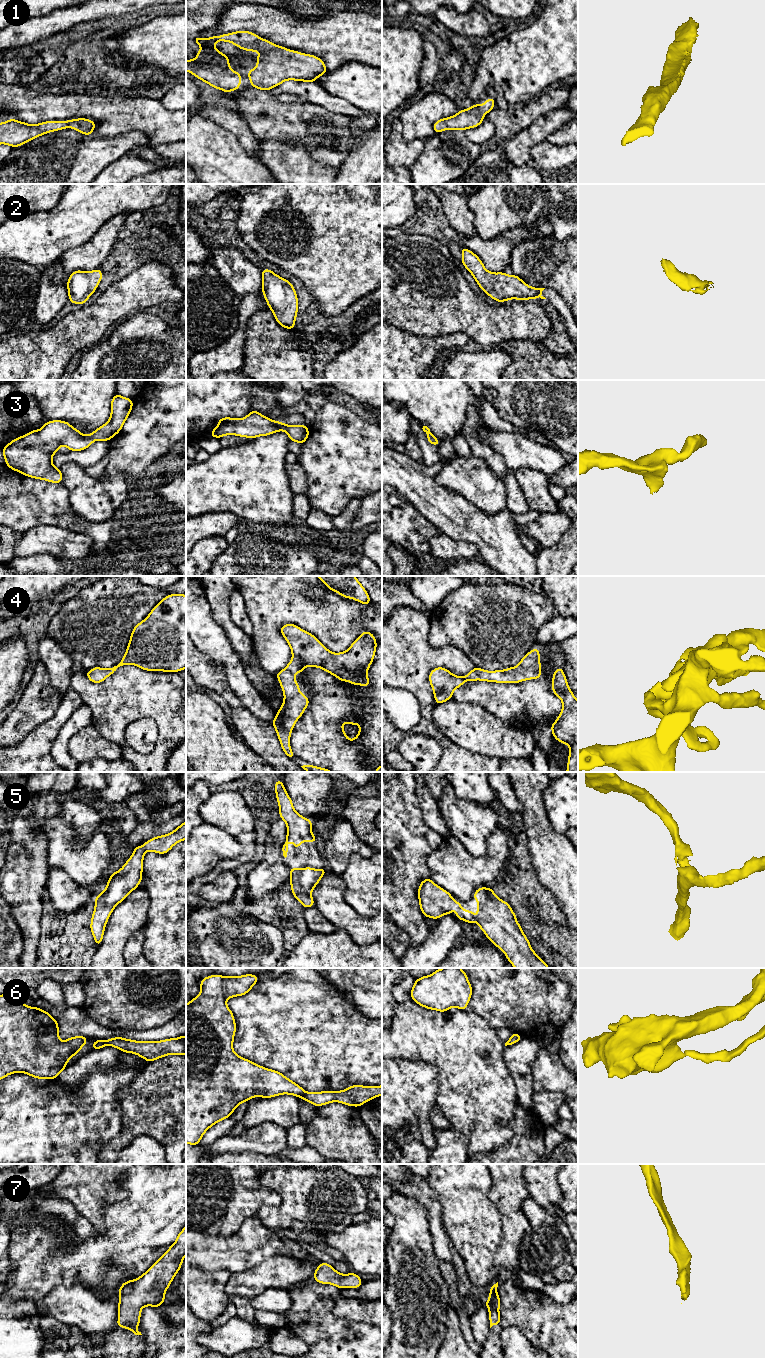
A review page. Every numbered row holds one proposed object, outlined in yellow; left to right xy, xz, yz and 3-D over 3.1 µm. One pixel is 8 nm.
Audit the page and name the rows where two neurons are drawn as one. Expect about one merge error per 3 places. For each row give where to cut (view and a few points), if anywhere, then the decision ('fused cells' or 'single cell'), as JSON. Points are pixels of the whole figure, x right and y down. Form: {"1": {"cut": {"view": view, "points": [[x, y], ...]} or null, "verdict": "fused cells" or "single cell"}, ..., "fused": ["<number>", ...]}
{"1": {"cut": null, "verdict": "single cell"}, "2": {"cut": null, "verdict": "single cell"}, "3": {"cut": null, "verdict": "single cell"}, "4": {"cut": null, "verdict": "single cell"}, "5": {"cut": null, "verdict": "single cell"}, "6": {"cut": {"view": "xz", "points": [[305, 1092], [300, 1096]]}, "verdict": "fused cells"}, "7": {"cut": null, "verdict": "single cell"}, "fused": ["6"]}

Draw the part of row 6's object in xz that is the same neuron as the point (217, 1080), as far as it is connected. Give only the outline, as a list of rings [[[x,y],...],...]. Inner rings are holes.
[[[253,974],[207,976],[200,982],[200,994],[186,1004],[186,1143],[190,1145],[198,1145],[211,1126],[229,1118],[240,1103],[253,1097],[270,1098],[289,1094],[299,1098],[305,1093],[302,1087],[282,1073],[264,1068],[233,1051],[236,1024],[232,1011],[227,1007],[227,999],[247,994],[257,981],[258,977]]]

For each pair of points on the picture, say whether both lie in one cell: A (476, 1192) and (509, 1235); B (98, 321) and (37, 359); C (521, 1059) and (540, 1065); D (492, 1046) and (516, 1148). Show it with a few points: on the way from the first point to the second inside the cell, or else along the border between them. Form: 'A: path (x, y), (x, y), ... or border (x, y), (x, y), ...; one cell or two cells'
A: border (492, 1202), (501, 1219), (501, 1239), (498, 1247); two cells
B: path (83, 328), (69, 335), (52, 348); one cell
C: border (540, 1047), (530, 1064), (532, 1085); two cells
D: border (512, 1140), (491, 1151); two cells

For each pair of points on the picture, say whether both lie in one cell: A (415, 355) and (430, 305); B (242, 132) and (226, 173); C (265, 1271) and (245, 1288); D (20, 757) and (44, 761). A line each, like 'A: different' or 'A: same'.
A: different
B: different
C: same
D: same

